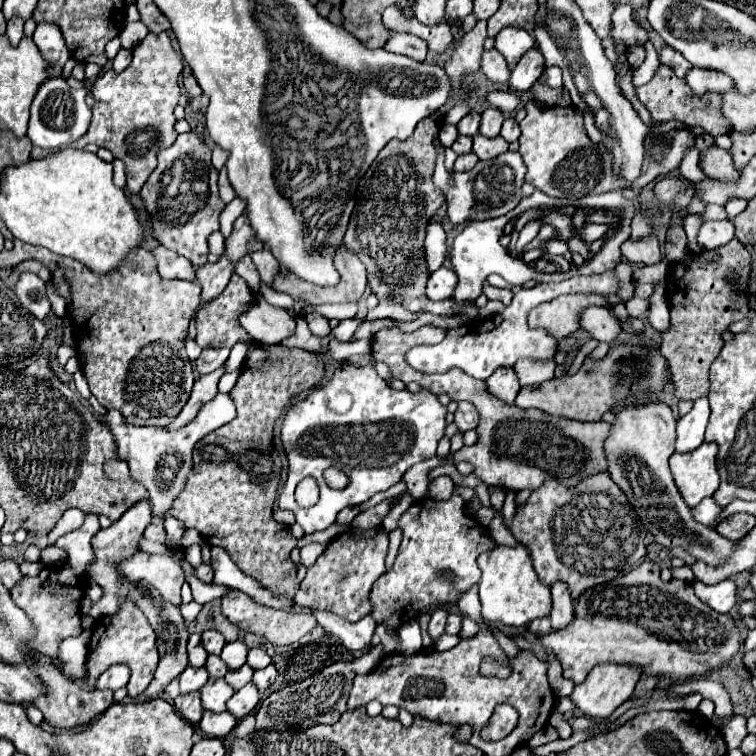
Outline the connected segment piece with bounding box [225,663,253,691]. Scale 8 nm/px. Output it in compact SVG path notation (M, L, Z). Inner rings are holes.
M245 663L243 667L239 667L239 669L235 669L235 671L227 671L225 681L237 691L237 689L241 689L245 683L249 683L251 677L253 677L253 669Z

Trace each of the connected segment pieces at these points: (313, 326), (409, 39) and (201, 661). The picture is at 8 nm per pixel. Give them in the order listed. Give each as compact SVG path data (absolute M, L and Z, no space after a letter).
M309 313L304 316L310 331L319 337L325 337L330 333L329 320L321 315Z
M389 31L389 33L391 33L391 37L383 49L391 51L391 53L407 55L417 61L425 61L427 43L423 43L423 39L419 39L417 35L411 35L411 33L395 33L395 31Z
M193 633L193 635L189 637L187 651L189 651L189 665L191 665L191 667L203 667L203 665L205 665L207 651L203 649L201 635L199 635L199 633Z

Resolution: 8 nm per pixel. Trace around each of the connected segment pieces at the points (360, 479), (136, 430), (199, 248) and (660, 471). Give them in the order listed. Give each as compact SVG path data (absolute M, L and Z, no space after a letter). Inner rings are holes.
M343 363L329 381L311 389L311 393L303 401L297 401L295 405L287 407L287 413L281 423L281 443L289 459L289 479L285 481L285 487L279 495L279 507L291 509L305 533L323 531L335 523L337 513L347 505L361 505L375 493L387 491L391 485L399 483L403 471L407 471L411 465L435 457L437 443L445 435L445 425L445 407L439 405L435 393L427 389L421 389L417 393L393 391L383 379L379 379L377 371L371 371L371 367L355 367L351 363ZM327 467L337 467L345 471L351 479L349 487L343 491L329 489L323 479L323 471ZM309 475L317 479L321 497L317 505L301 509L295 503L293 493L297 483Z
M217 393L215 399L211 399L209 403L205 403L199 409L199 415L191 423L187 423L179 429L135 427L131 423L127 423L125 417L115 409L105 413L103 423L107 423L107 427L111 427L111 433L115 439L115 457L121 461L127 461L131 475L135 479L139 479L151 495L149 501L151 501L153 515L163 517L169 513L173 499L181 493L181 489L185 485L185 479L191 471L191 455L193 455L195 443L201 437L205 437L207 433L229 423L231 419L235 419L235 403L233 403L231 395L229 393Z
M181 133L177 141L159 153L159 165L141 189L143 205L149 213L151 235L167 249L183 255L193 267L207 263L207 239L219 229L219 215L225 209L217 193L217 169L211 165L211 149L199 141L197 133Z
M647 403L637 407L623 407L611 431L605 439L605 455L609 465L611 479L625 491L629 503L637 511L639 519L653 533L655 541L663 547L683 547L695 559L705 561L707 565L723 563L731 551L733 541L721 537L715 529L693 521L691 509L683 503L669 471L669 455L673 453L675 443L675 417L667 403Z

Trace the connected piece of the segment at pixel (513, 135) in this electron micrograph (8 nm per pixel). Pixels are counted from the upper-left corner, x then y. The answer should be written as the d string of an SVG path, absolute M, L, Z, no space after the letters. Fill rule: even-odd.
M513 117L505 119L503 129L501 129L501 137L503 137L503 139L507 139L507 141L511 143L511 141L517 141L517 139L519 139L519 135L521 135L521 131L519 131L519 123L517 123Z

